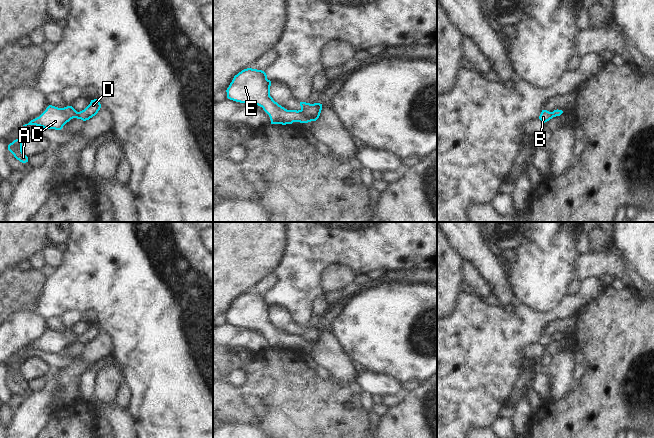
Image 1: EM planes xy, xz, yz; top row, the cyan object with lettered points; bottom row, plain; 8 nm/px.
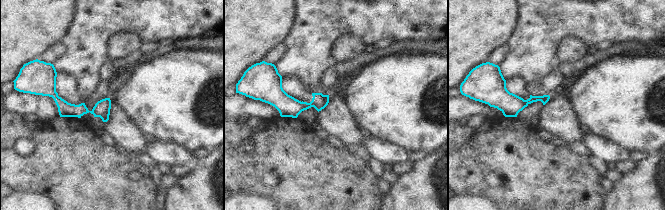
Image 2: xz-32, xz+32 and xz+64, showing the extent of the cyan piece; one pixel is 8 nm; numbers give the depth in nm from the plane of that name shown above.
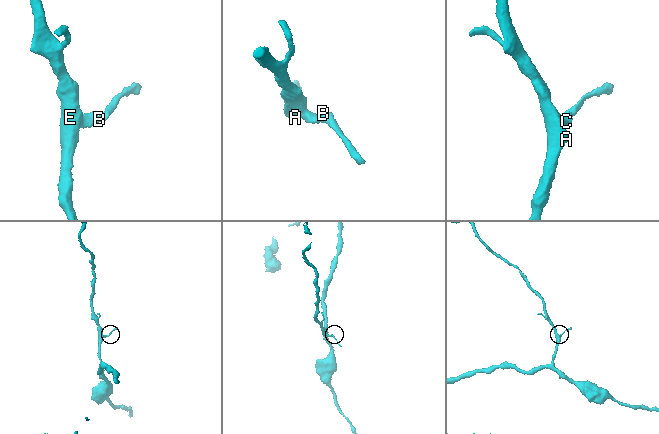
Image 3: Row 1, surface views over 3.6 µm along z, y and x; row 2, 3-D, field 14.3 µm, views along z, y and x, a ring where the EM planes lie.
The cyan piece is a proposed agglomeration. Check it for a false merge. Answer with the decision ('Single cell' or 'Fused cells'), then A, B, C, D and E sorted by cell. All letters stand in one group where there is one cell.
Fused cells. Groups: A C E / B D.

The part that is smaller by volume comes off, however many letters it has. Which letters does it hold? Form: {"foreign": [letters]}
{"foreign": ["B", "D"]}

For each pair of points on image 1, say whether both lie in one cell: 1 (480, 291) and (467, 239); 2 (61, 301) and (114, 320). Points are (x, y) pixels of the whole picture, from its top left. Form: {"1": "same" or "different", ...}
{"1": "different", "2": "same"}

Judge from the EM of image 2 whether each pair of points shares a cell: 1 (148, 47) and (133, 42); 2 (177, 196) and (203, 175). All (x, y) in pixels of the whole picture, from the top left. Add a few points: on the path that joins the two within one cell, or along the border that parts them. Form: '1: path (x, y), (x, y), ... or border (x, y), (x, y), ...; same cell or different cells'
1: border (144, 42), (138, 50); different cells
2: path (184, 196), (198, 182); same cell

